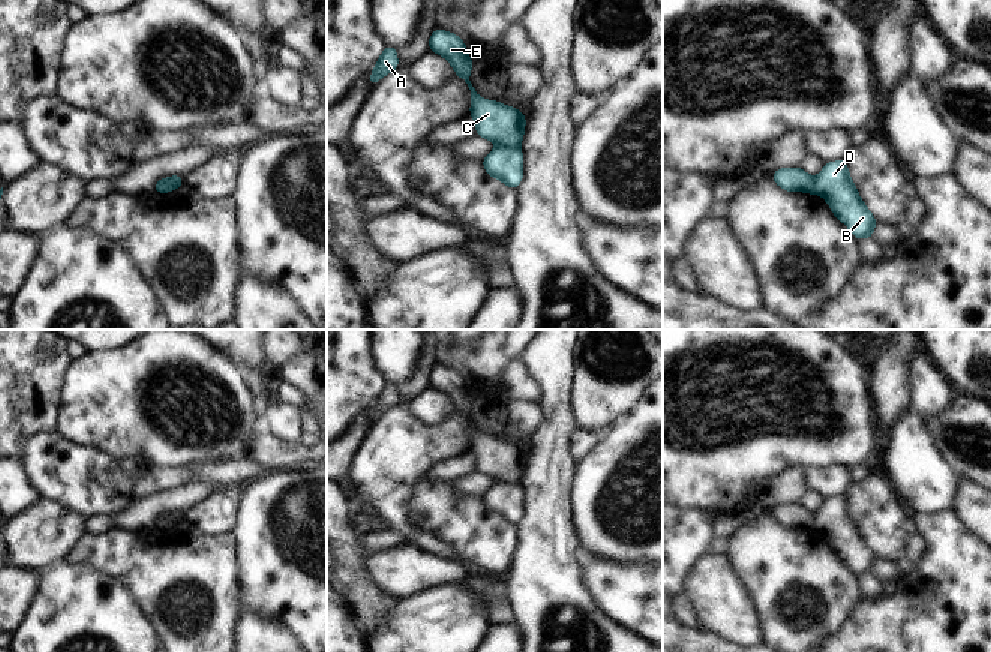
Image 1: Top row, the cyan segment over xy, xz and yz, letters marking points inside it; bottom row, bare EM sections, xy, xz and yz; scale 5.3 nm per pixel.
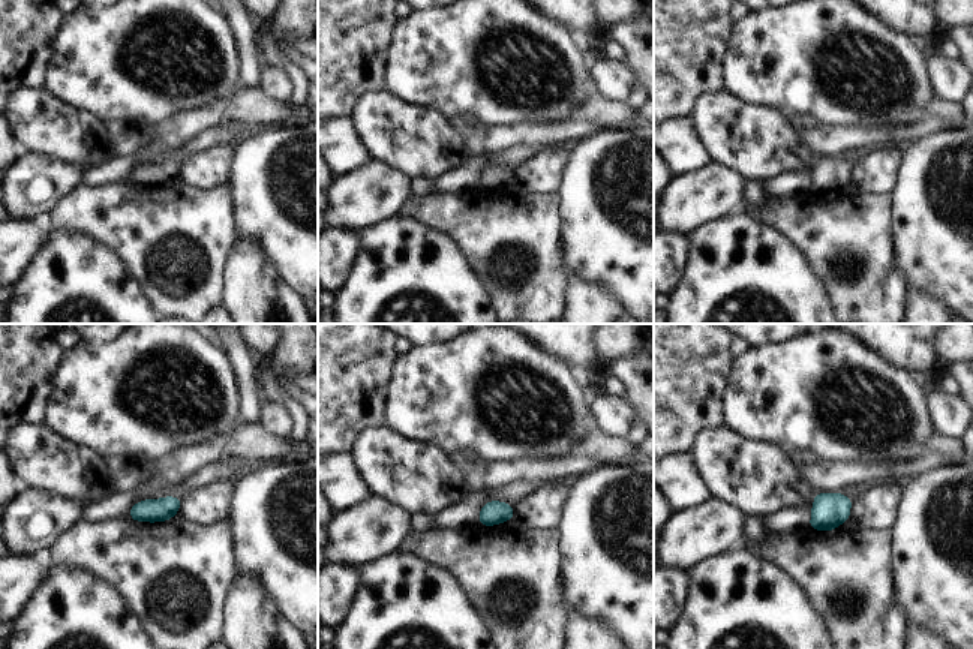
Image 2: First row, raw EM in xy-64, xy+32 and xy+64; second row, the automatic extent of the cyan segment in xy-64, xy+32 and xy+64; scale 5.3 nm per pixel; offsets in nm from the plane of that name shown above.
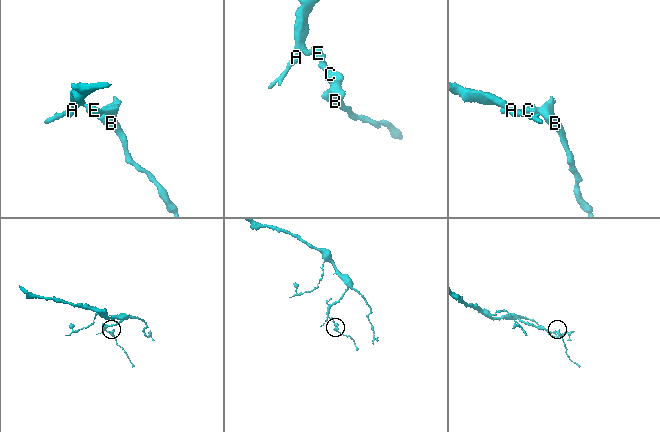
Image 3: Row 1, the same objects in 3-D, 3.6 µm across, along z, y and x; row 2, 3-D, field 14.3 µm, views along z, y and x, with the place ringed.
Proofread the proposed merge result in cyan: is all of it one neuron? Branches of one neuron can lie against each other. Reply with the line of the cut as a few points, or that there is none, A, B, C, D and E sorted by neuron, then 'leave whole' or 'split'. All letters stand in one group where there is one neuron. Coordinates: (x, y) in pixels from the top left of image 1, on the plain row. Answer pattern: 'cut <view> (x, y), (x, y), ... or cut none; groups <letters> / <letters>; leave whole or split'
cut xz (498, 481), (517, 483); groups A C E / B D; split

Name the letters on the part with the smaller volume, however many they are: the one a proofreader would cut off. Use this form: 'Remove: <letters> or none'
Remove: B, D

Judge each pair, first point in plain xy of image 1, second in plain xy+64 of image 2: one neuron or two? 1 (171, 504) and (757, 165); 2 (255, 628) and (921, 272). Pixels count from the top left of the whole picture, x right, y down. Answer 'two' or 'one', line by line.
1: two
2: two

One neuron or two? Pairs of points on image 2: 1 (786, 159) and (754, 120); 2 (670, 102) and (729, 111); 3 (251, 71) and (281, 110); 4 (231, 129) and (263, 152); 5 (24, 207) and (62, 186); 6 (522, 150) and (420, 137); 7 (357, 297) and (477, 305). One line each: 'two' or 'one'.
1: one
2: two
3: two
4: two
5: one
6: two
7: one

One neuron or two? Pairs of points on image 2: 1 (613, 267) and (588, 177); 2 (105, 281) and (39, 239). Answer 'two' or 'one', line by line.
1: one
2: two

